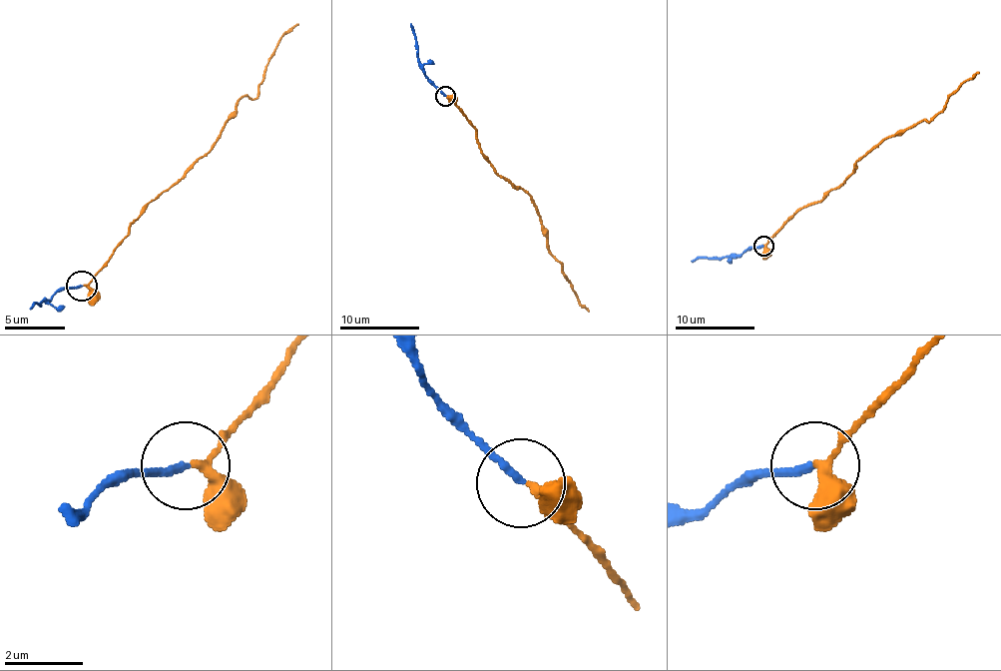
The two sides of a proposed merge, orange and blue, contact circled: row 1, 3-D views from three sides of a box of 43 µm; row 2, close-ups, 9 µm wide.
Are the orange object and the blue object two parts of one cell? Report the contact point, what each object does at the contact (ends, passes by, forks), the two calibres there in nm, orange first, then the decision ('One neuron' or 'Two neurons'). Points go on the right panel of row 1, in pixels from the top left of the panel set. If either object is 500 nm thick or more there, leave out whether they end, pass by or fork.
Place: (763, 246). At the ring orange passes by. At the ring blue ends. Thickness 220 nm (orange) against 180 nm. One neuron

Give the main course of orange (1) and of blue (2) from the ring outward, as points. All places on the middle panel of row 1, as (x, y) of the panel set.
1: (445, 95), (475, 129), (481, 153), (493, 169), (531, 197), (547, 249), (559, 261), (577, 301), (589, 311)
2: (445, 95), (425, 75), (417, 57), (411, 23)

